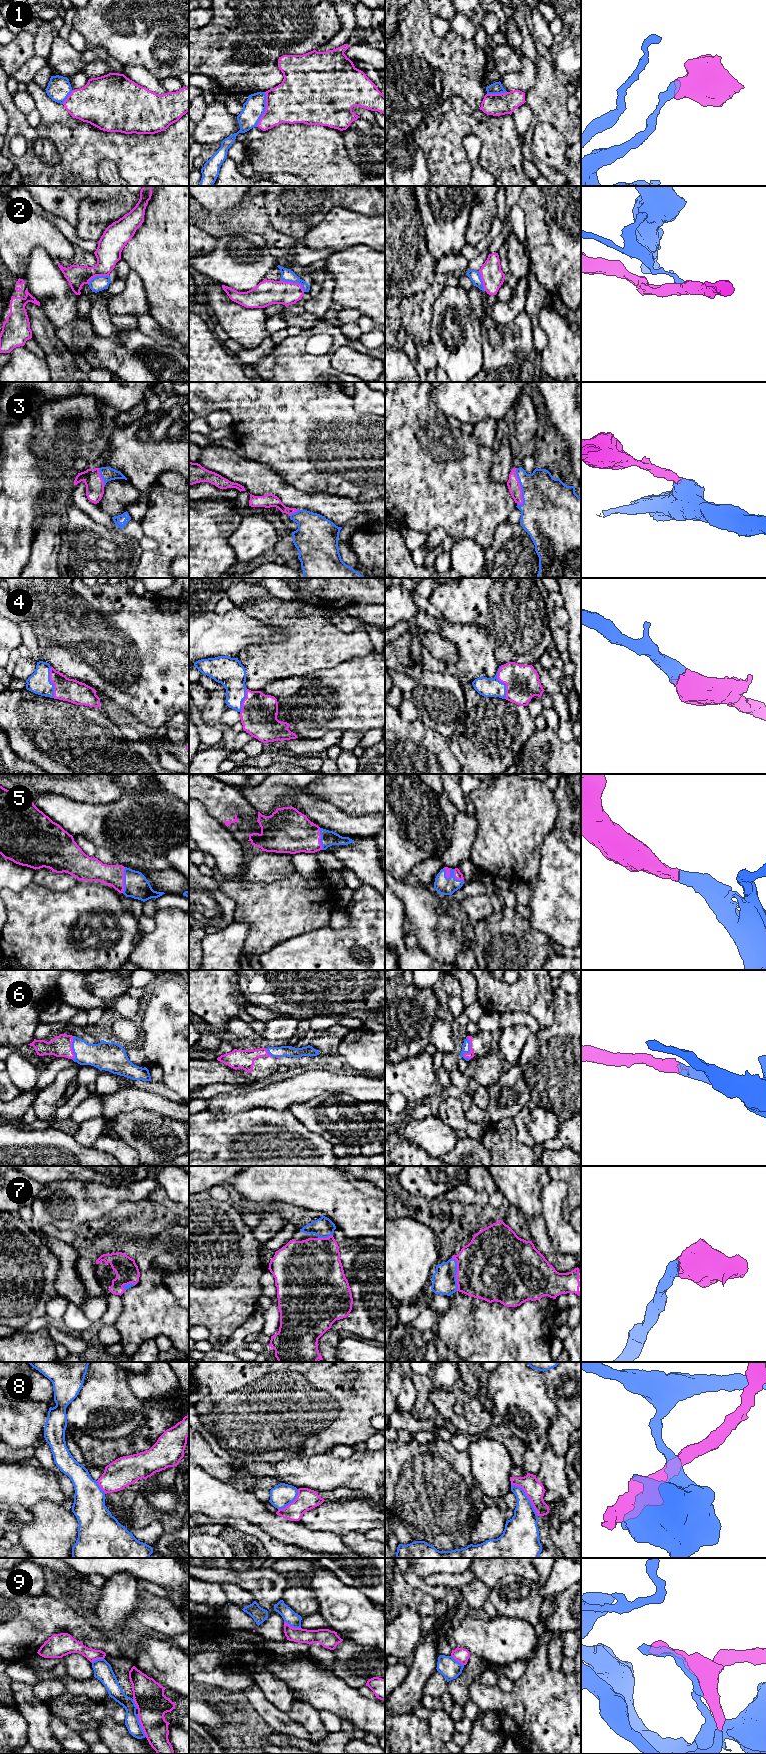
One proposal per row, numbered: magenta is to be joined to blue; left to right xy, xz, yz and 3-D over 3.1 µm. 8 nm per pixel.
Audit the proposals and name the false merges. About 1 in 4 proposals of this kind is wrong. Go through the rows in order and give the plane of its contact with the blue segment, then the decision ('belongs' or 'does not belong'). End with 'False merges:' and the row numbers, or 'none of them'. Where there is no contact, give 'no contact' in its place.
1: meets blue in xz; does not belong
2: meets blue in xz; does not belong
3: meets blue in yz; belongs
4: meets blue in yz; belongs
5: meets blue in xy; belongs
6: meets blue in yz; belongs
7: meets blue in yz; belongs
8: meets blue in yz; does not belong
9: meets blue in xy; belongs
False merges: 1, 2, 8

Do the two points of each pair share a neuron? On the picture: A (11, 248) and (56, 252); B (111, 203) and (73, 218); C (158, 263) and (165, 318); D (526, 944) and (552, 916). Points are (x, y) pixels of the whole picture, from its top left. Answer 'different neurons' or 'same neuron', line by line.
A: same neuron
B: different neurons
C: same neuron
D: different neurons

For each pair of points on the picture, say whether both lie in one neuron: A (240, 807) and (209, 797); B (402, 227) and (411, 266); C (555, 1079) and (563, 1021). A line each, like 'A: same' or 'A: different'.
A: same
B: same
C: same

